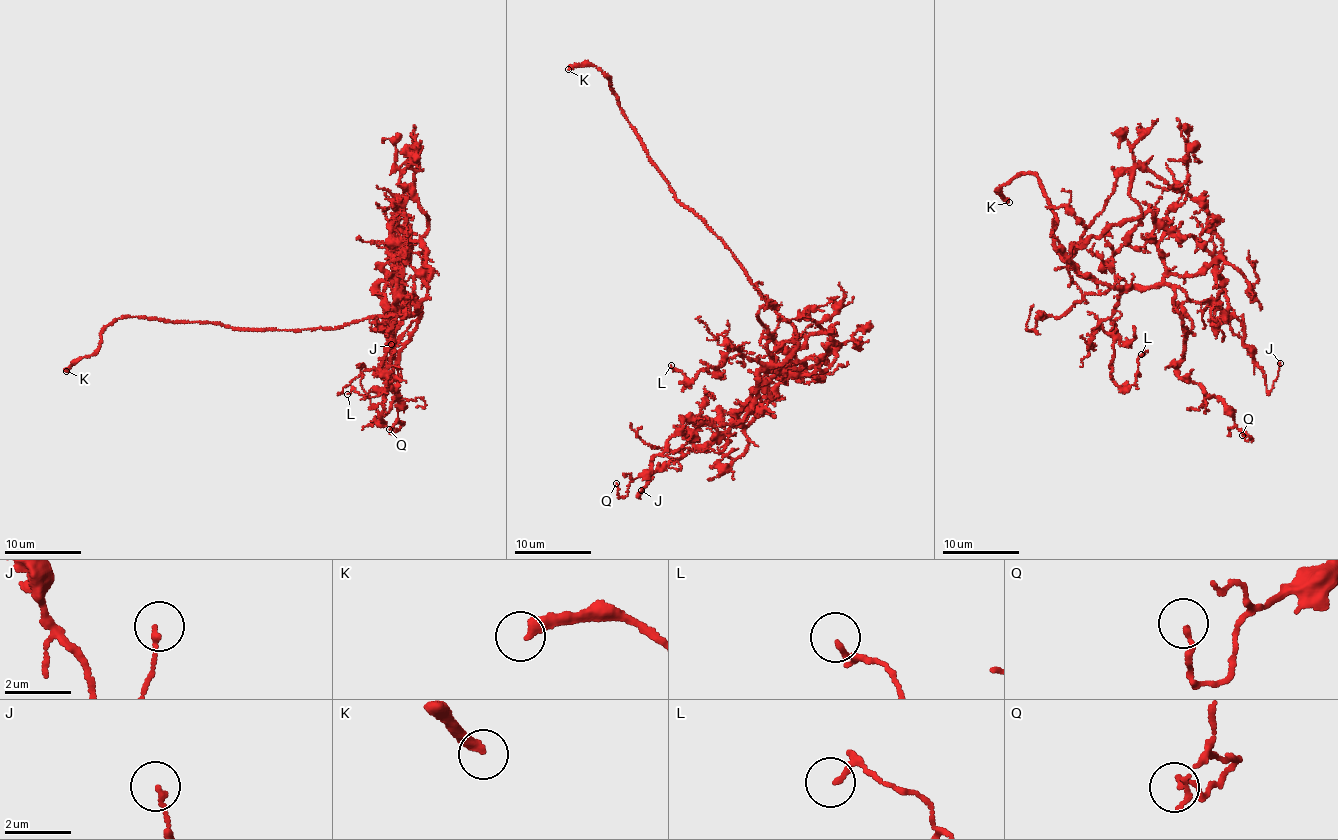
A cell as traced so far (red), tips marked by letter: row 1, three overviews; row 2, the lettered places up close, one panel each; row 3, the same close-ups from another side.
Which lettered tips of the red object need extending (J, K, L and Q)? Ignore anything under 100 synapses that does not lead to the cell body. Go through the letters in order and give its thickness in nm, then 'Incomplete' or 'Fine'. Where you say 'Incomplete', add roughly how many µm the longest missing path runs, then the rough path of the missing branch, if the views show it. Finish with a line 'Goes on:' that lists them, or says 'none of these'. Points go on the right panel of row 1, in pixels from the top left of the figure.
J: Thickness 130 nm. Fine
K: Thickness 320 nm. Incomplete. Missing length about 20 µm. Course of what is missing: (1009, 202), (1014, 200), (1073, 209), (1078, 205), (1112, 205), (1132, 196), (1136, 199)
L: Thickness 100 nm. Fine
Q: Thickness 140 nm. Fine
Goes on: K

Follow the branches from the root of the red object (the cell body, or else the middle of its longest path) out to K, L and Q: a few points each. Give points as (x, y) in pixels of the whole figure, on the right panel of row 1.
K: (1076, 270), (1055, 248), (1052, 232), (1058, 224), (1036, 176), (1018, 174), (998, 188), (1009, 202)
L: (1076, 270), (1081, 277), (1120, 290), (1110, 319), (1116, 384), (1134, 383), (1141, 354)
Q: (1076, 270), (1116, 289), (1170, 287), (1185, 336), (1179, 377), (1220, 399), (1250, 439), (1242, 435)

